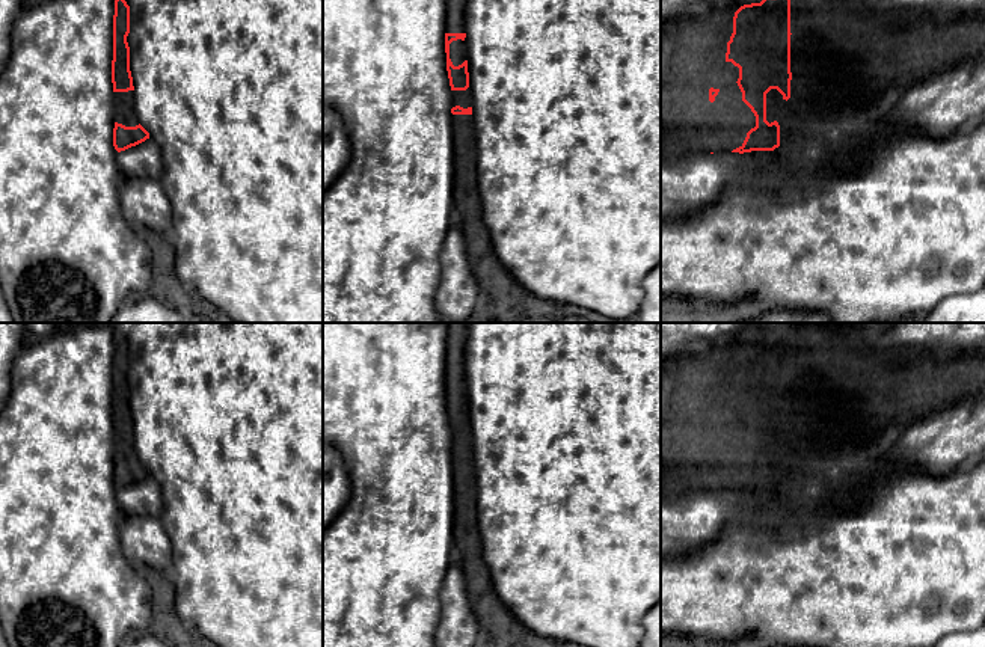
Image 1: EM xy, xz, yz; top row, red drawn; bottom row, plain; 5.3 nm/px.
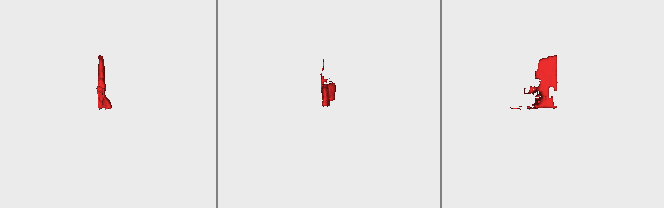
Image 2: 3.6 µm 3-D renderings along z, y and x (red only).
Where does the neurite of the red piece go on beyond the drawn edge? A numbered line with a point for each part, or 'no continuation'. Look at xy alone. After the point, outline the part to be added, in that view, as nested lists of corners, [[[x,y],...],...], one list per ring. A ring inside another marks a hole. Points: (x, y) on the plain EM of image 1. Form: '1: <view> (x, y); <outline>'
1: xy (124, 451); [[[113,430],[115,449],[113,460],[122,461],[125,465],[139,463],[139,457],[134,451],[134,430]]]

